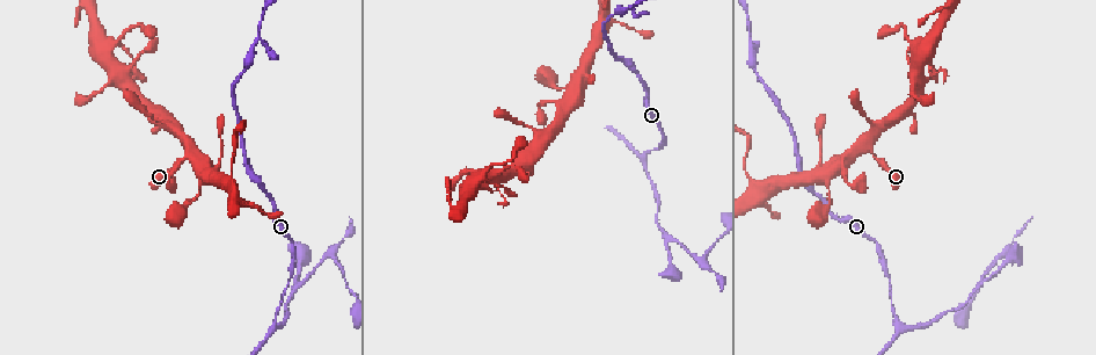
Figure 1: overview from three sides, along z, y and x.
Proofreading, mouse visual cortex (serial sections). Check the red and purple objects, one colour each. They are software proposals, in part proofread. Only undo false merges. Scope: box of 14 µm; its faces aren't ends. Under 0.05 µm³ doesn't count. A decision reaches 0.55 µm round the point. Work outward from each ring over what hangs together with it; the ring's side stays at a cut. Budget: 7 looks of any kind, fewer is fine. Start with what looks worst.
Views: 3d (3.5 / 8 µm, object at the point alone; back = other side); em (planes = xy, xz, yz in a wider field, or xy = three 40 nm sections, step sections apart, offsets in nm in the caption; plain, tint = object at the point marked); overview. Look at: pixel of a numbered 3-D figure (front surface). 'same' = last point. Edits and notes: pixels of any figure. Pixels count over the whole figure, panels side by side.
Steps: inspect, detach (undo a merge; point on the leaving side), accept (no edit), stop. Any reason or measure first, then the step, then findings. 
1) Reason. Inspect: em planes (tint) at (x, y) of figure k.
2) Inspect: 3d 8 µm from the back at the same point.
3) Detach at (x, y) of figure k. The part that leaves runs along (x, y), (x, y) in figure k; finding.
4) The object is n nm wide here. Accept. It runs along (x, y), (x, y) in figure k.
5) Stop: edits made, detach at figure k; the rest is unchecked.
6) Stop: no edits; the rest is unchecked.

A fork. Inspect: 3d 8 µm from the back at (901, 325) of figure 1.

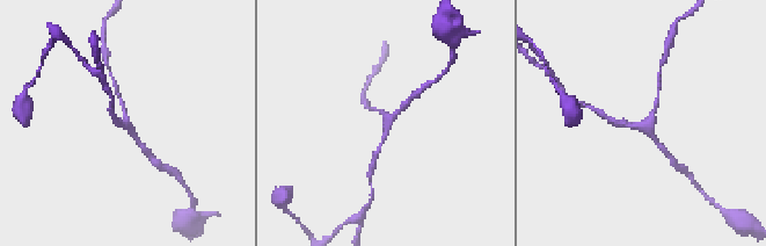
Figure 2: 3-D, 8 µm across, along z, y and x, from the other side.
Closer look. Inspect: 3d 3.5 µm at (650, 122) of figure 2.

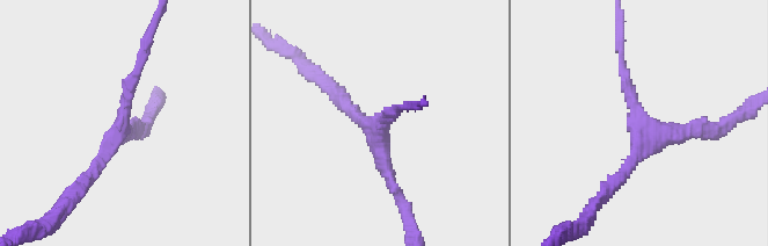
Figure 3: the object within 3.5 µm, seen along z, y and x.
3 arms meet here; the arms are 150, 200, 200 nm wide; now the EM. Inspect: em xy step 1 (tint) at (121, 129) of figure 3.

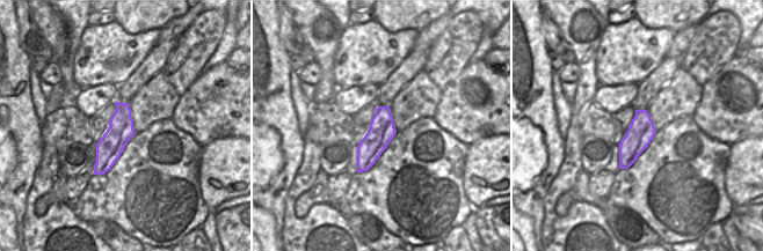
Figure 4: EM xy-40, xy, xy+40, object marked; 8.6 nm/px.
Accept. It runs along (622, 60), (643, 128), (714, 128) in figure 3; all the same cell.

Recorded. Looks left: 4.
Three arms meet. Inspect: 3d 3.5 µm at (297, 285) of figure 1.

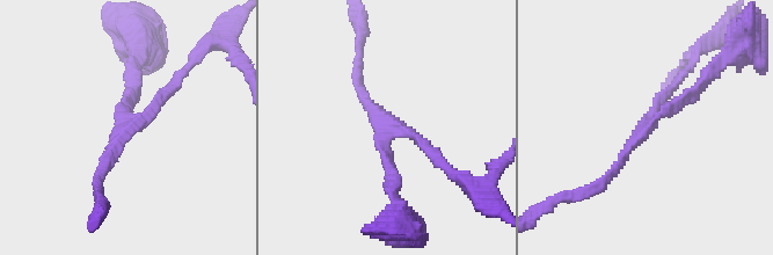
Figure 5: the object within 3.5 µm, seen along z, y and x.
3 arms meet here; the arms are 150, 150, 150 nm wide; need the tissue. Inspect: em planes (tint) at (643, 127) of figure 5.

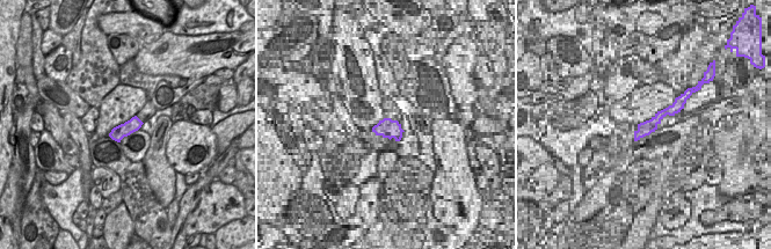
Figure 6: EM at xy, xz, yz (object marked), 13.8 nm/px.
Accept. Continuous, no second cell.

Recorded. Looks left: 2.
Sharp bend. Inspect: 3d 3.5 µm at (132, 73) of figure 1.

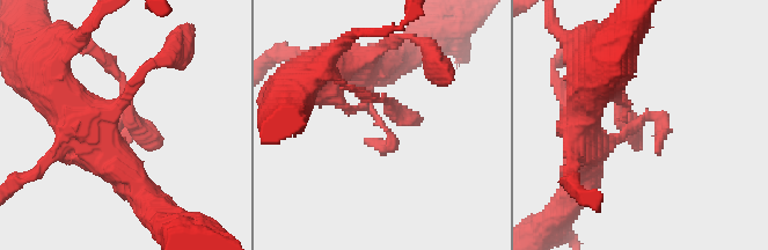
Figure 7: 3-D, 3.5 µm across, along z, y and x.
Now the EM. Inspect: em planes (tint) at (119, 126) of figure 7.

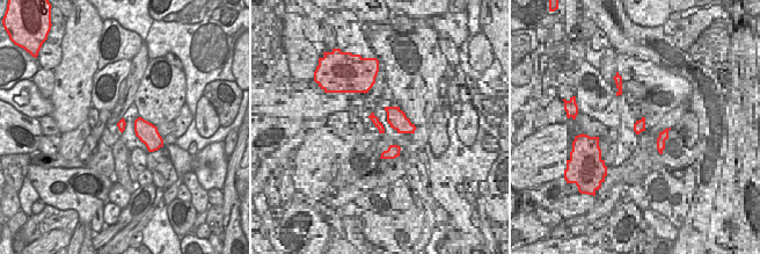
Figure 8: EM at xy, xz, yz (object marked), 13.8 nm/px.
Accept. It runs along (371, 65), (356, 71), (374, 116), (421, 122) in figure 7; all the same cell.

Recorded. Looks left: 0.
Stop: no edits; the rest is unchecked.

